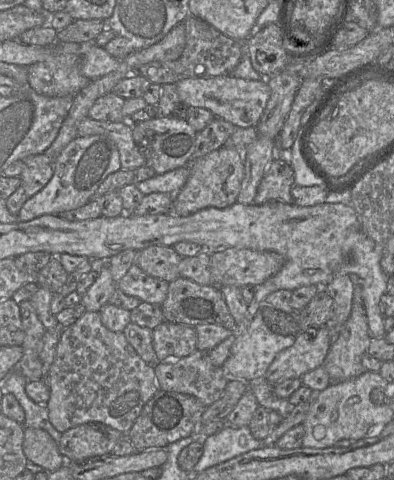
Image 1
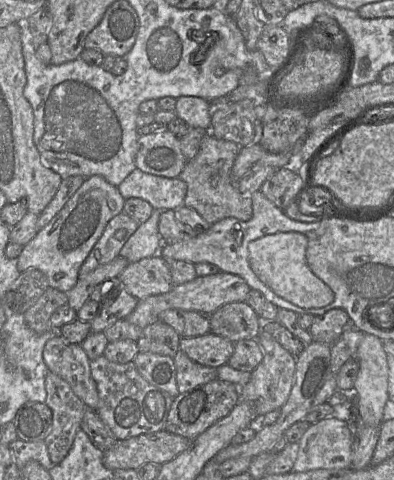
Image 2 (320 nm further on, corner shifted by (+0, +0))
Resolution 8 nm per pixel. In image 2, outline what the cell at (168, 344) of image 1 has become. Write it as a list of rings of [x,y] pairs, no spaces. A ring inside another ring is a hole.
[[[209,332],[195,337],[182,337],[179,350],[198,364],[218,368],[228,363],[234,343]]]

